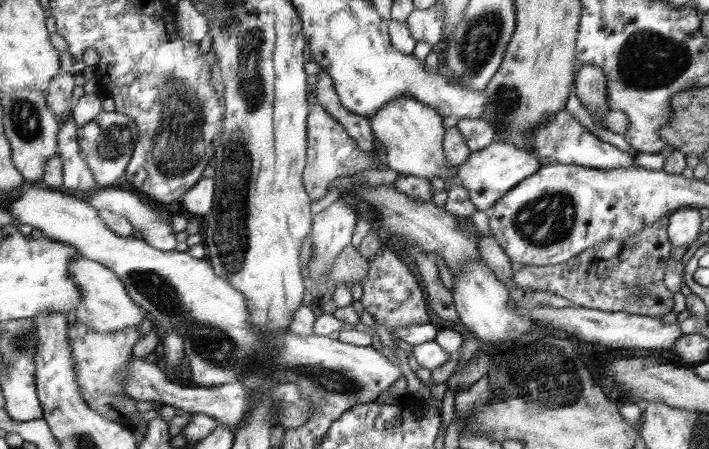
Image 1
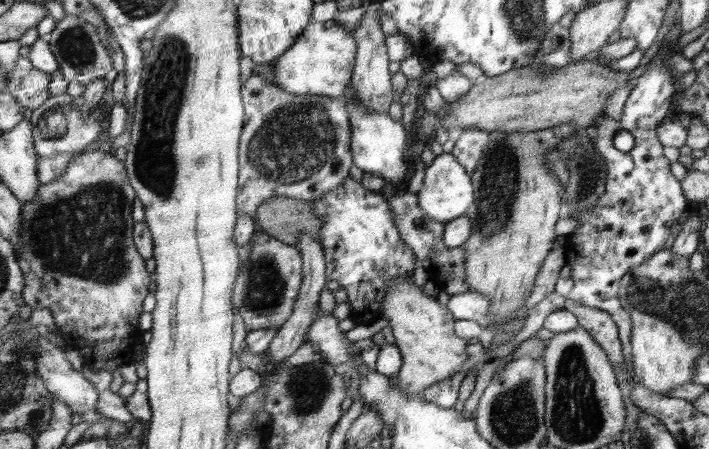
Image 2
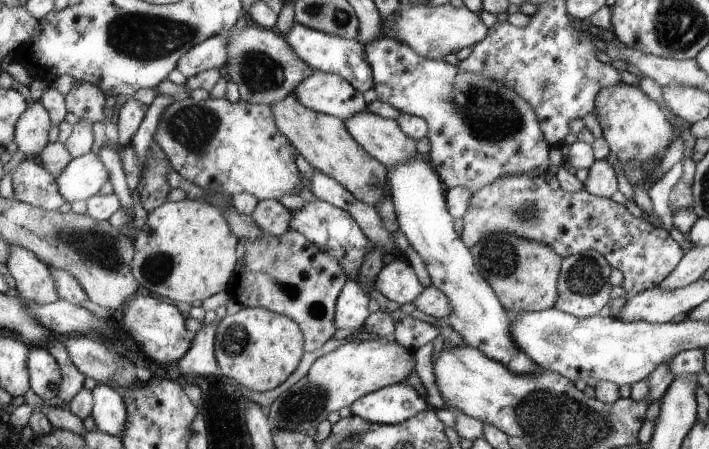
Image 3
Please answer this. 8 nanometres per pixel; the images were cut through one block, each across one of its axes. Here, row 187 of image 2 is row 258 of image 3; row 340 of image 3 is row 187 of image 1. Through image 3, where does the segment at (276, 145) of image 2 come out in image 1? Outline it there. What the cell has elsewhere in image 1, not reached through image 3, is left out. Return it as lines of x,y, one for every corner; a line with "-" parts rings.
317,102
311,106
311,115
307,116
307,166
304,188
307,188
312,200
317,201
326,196
327,187
335,178
374,170
377,166
378,158
360,149
347,129
322,104

